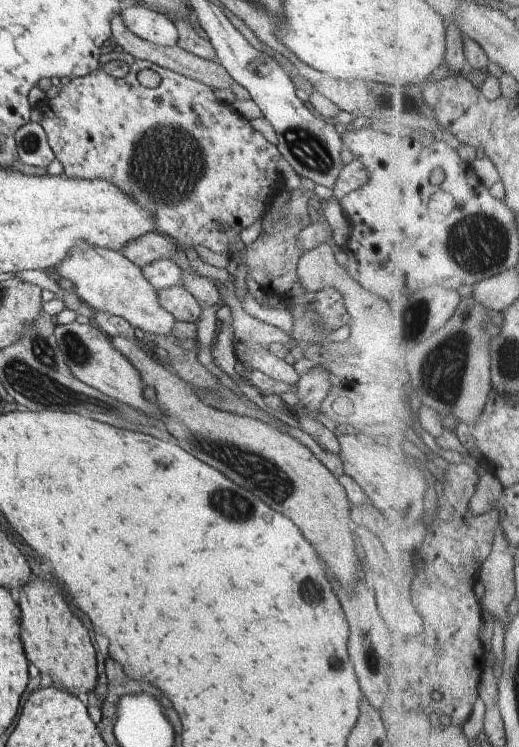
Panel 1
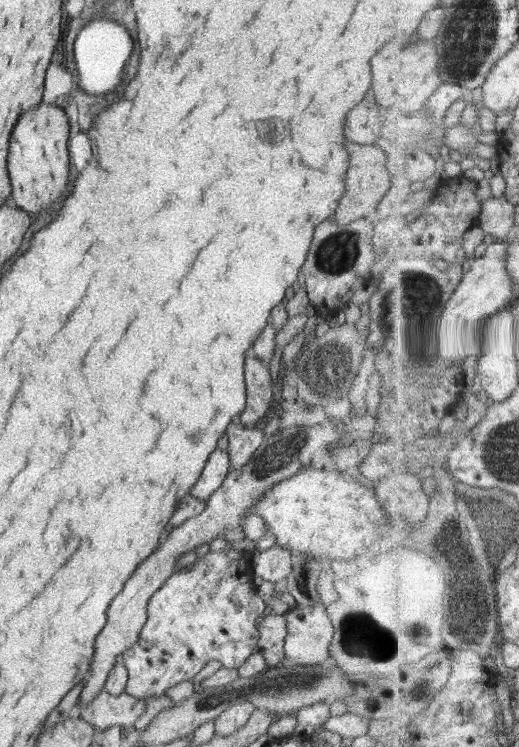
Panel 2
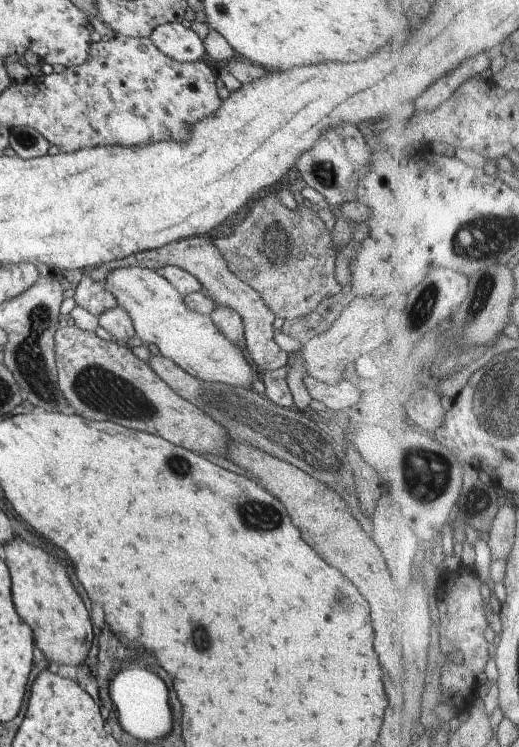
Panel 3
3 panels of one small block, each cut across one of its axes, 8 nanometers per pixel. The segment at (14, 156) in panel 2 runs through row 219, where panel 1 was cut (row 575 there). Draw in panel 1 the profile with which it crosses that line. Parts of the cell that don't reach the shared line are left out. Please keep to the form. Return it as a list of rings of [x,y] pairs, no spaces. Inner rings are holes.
[[[33,575],[26,586],[22,586],[22,590],[20,590],[18,606],[21,610],[20,638],[29,664],[36,666],[42,675],[48,674],[55,686],[66,689],[74,695],[78,695],[78,691],[88,693],[94,690],[96,682],[98,682],[96,648],[92,646],[88,628],[84,628],[84,624],[70,611],[70,606],[66,604],[64,596],[60,594],[60,588],[52,582],[44,582]]]

